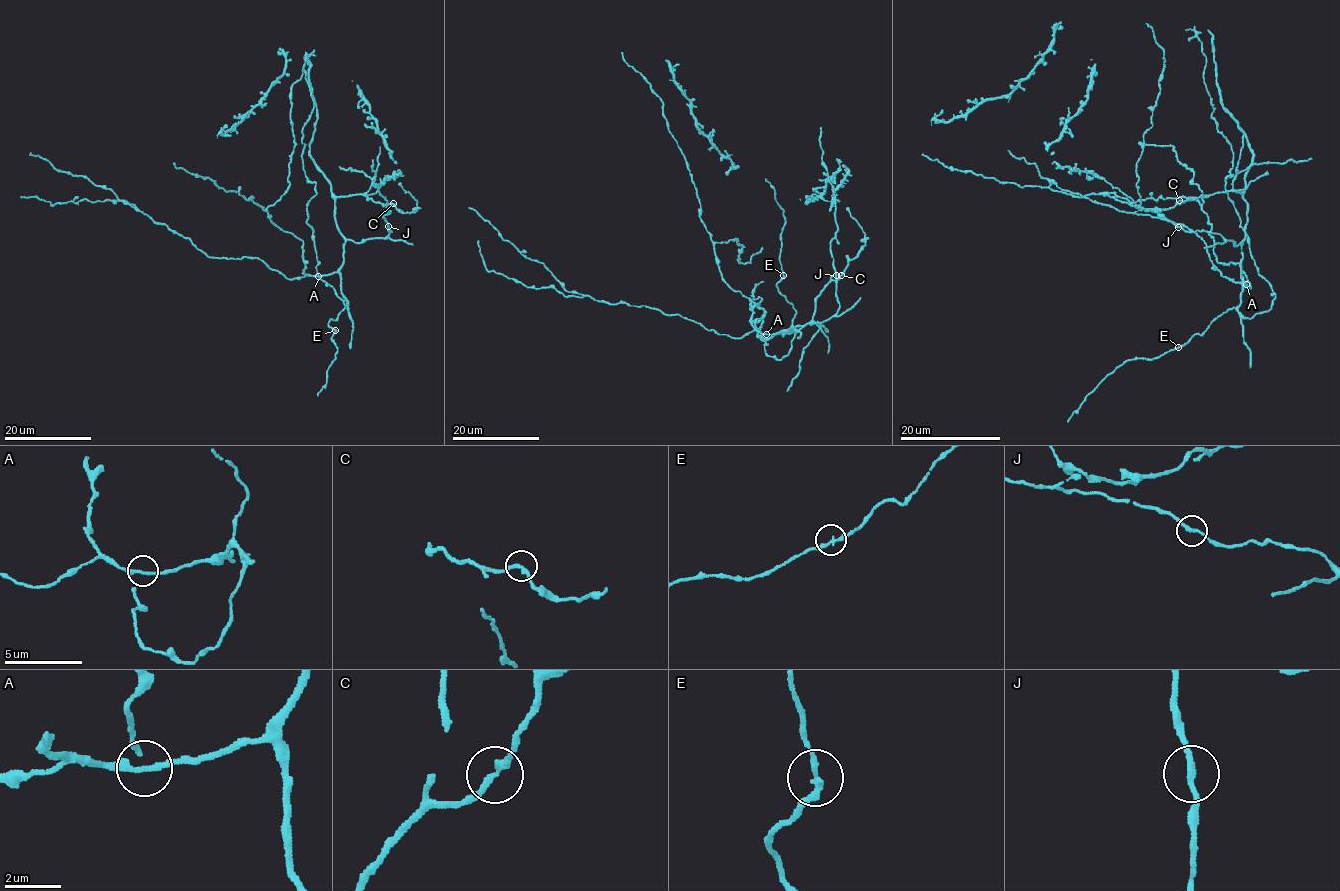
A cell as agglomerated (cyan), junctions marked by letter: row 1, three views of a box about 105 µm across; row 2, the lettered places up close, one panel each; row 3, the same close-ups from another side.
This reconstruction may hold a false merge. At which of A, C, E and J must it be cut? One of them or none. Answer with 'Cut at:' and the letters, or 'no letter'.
Cut at: no letter

